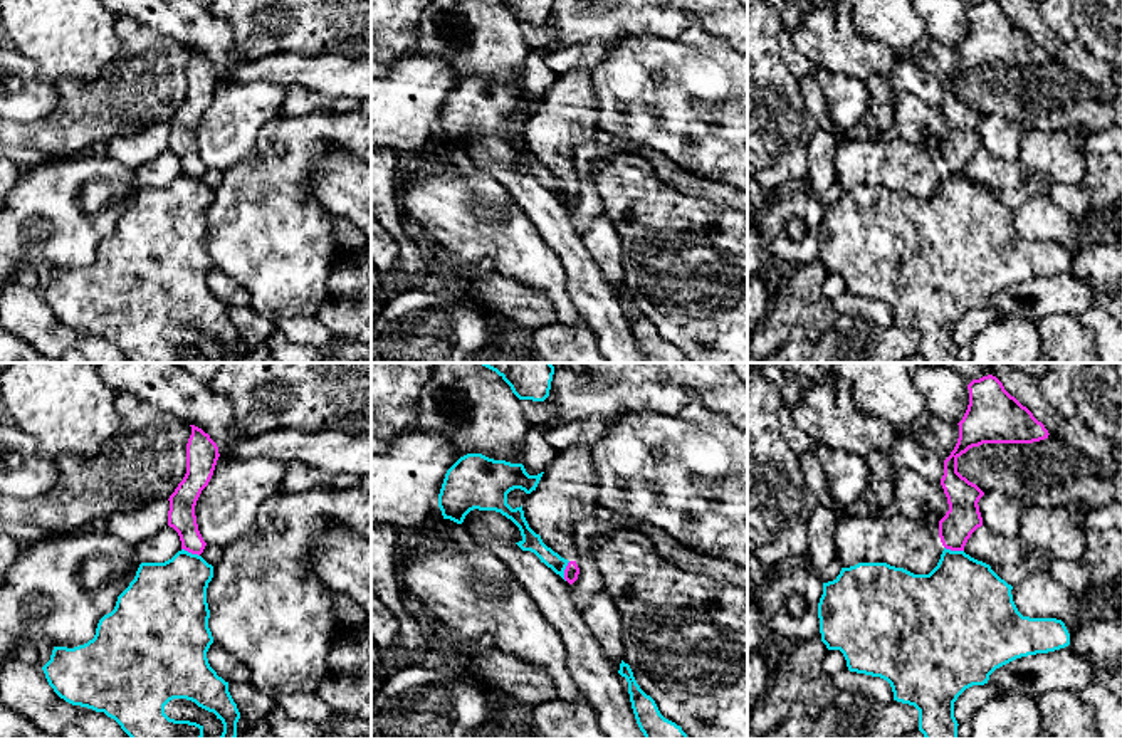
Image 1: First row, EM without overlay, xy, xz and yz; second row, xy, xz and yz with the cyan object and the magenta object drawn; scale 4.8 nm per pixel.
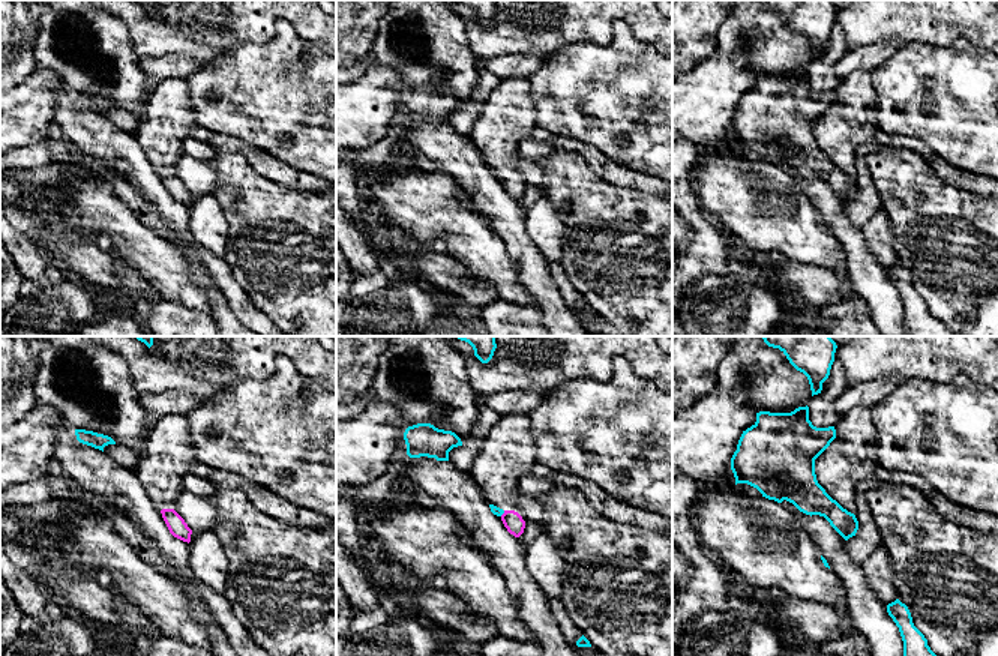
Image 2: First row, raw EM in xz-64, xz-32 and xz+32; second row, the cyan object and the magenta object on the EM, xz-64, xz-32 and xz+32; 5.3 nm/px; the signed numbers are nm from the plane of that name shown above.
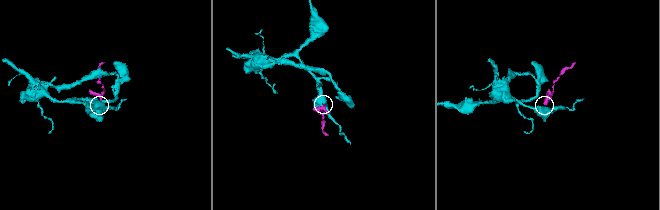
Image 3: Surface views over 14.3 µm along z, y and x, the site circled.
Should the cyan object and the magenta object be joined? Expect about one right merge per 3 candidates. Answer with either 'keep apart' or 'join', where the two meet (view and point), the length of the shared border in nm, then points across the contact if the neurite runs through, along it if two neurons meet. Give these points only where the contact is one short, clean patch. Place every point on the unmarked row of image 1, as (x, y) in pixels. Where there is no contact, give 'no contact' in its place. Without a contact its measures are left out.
keep apart | xz (563, 195) | 100 nm | along xz (570, 185), (565, 193), (565, 204)

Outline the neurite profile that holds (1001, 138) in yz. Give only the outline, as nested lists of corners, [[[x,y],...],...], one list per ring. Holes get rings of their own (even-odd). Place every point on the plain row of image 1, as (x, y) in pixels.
[[[988,116],[978,129],[984,151],[1008,163],[1018,161],[1021,141],[1028,131],[1023,124],[1003,116]]]

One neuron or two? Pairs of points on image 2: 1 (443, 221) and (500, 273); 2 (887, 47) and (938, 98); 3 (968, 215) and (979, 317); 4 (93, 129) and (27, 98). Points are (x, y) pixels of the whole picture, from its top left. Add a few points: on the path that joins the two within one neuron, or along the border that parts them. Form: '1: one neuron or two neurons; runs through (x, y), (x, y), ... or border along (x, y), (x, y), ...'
1: one neuron; runs through (458, 228), (488, 258)
2: two neurons; border along (907, 42), (871, 71)
3: one neuron; runs through (968, 240), (968, 254), (974, 260), (974, 291)
4: two neurons; border along (62, 83), (56, 93), (53, 119)

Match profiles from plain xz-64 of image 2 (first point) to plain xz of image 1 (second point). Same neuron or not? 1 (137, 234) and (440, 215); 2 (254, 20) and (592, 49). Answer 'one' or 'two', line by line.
1: one
2: two

